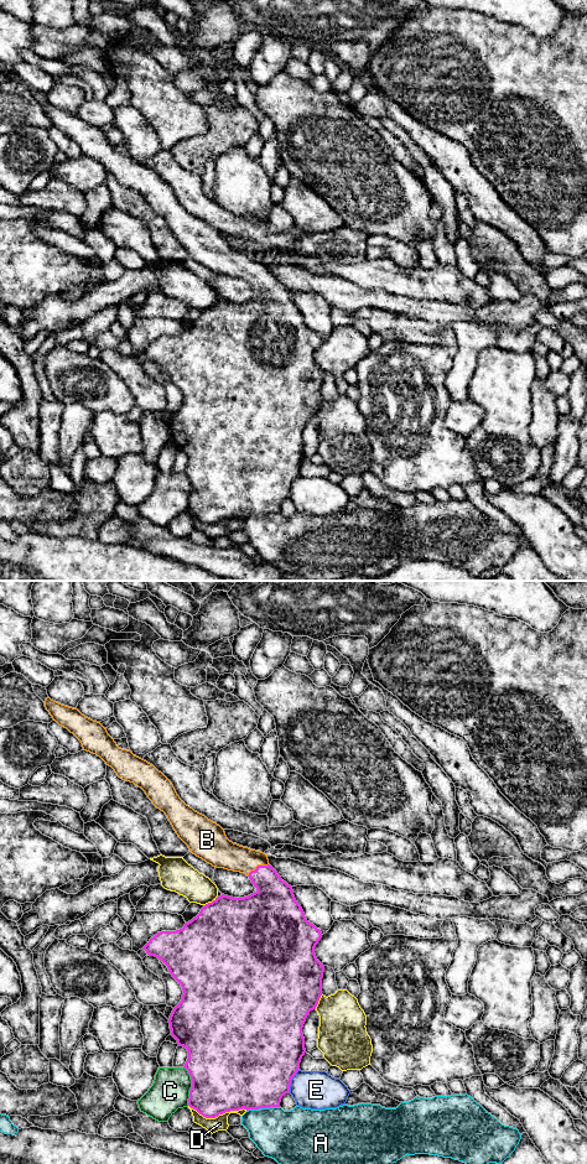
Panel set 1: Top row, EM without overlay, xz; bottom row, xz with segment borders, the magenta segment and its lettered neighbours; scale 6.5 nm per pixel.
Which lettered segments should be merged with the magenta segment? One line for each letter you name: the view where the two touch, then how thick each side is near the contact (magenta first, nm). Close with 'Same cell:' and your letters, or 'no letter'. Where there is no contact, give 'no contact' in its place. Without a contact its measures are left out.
B: contact in xz; calibres 260 and 190 nm
Same cell: B

